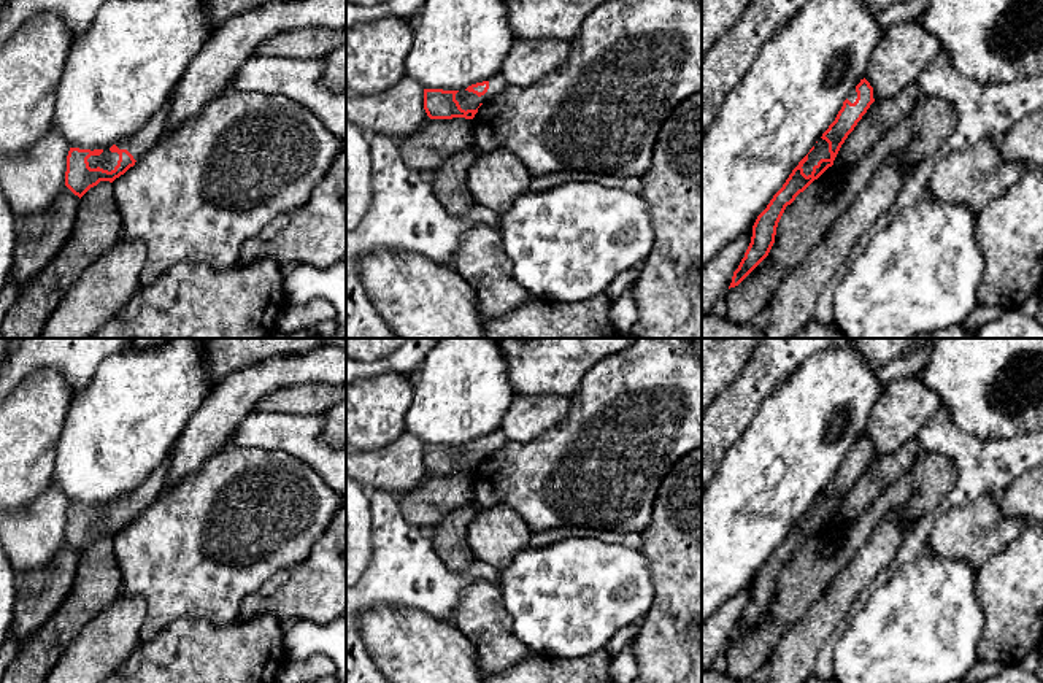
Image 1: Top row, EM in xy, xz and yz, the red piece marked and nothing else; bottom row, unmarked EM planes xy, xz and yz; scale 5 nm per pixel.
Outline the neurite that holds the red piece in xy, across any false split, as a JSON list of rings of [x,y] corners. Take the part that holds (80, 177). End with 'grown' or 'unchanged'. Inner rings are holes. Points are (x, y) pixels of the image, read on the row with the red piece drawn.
[[[171,98],[132,138],[110,149],[70,148],[67,156],[65,186],[79,199],[100,181],[113,183],[124,175],[164,133]]]; grown

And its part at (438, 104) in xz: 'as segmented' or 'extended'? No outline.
extended

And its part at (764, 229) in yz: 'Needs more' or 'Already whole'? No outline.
Needs more

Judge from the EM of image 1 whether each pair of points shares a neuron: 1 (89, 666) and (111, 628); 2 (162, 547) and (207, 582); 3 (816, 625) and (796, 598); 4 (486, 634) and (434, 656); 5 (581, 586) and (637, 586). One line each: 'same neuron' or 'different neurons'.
1: same neuron
2: same neuron
3: different neurons
4: different neurons
5: same neuron

